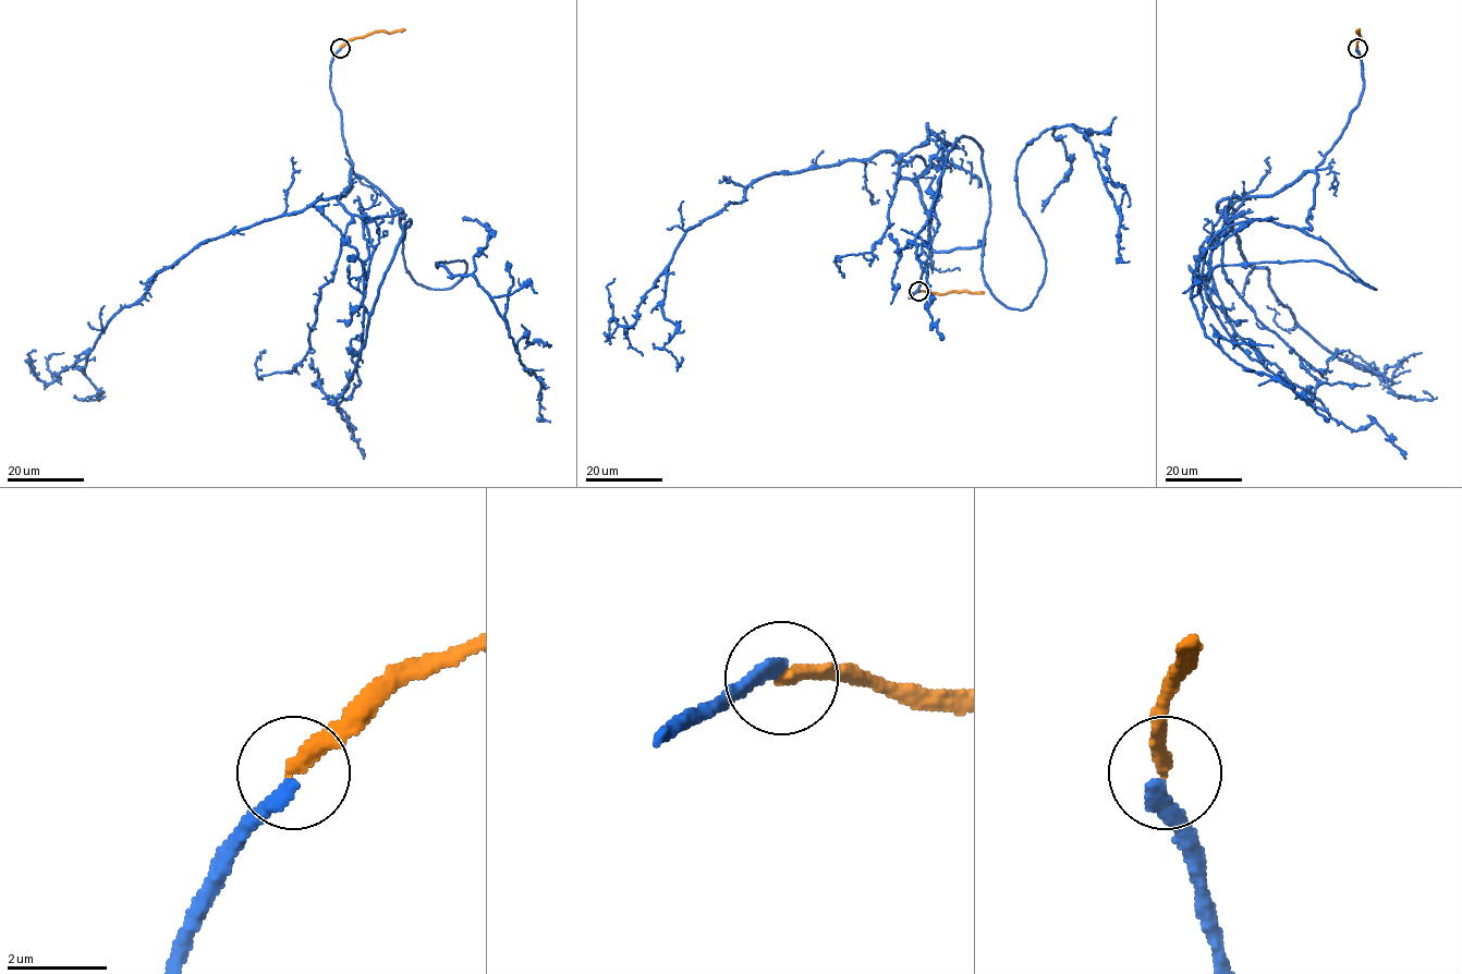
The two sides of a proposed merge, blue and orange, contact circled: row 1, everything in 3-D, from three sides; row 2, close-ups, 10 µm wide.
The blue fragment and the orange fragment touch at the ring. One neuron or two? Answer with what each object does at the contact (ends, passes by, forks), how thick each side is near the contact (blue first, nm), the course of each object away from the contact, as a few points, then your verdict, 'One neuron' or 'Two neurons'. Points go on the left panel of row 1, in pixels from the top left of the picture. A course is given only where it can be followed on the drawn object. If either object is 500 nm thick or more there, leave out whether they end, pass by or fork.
At the ring blue ends. At the ring orange ends. Thickness 280 nm (blue) against 300 nm. Course of blue: (340, 49), (352, 171), (402, 211), (407, 272), (446, 290), (465, 262), (437, 265), (491, 301), (550, 422). Course of orange: (340, 48), (374, 33), (404, 31). Two neurons

